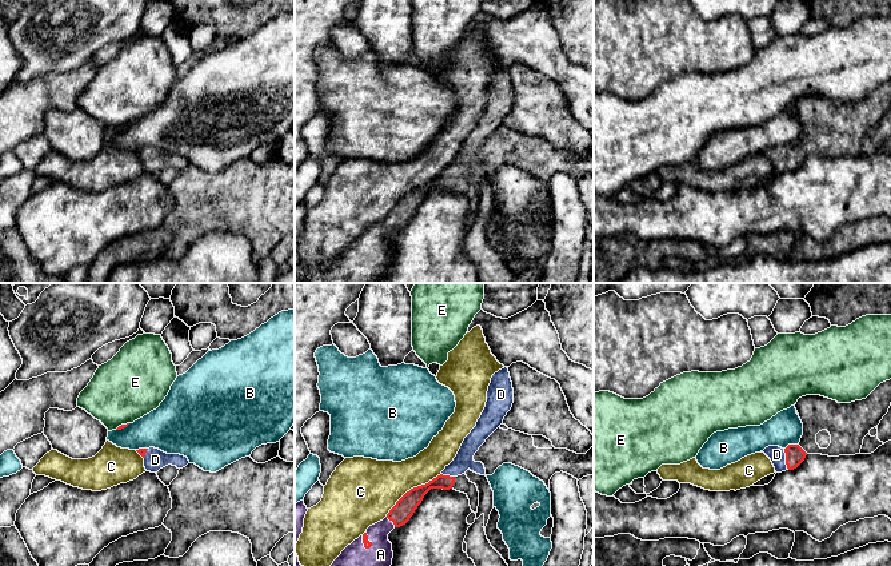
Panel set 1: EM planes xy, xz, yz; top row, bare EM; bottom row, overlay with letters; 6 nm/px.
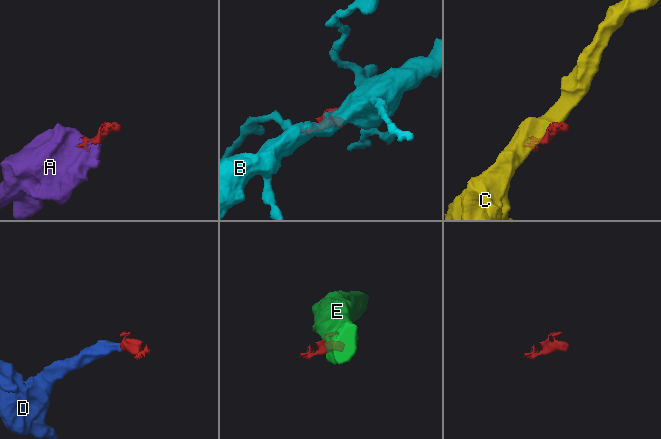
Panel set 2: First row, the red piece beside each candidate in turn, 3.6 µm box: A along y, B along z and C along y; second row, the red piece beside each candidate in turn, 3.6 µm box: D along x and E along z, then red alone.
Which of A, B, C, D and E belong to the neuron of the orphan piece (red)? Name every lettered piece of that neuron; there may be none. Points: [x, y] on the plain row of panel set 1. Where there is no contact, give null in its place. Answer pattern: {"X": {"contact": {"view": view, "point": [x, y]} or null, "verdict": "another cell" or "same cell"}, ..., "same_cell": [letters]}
{"A": {"contact": {"view": "xz", "point": [391, 220]}, "verdict": "same cell"}, "B": {"contact": {"view": "yz", "point": [791, 146]}, "verdict": "another cell"}, "C": {"contact": {"view": "xz", "point": [411, 190]}, "verdict": "another cell"}, "D": {"contact": {"view": "yz", "point": [786, 159]}, "verdict": "same cell"}, "E": {"contact": {"view": "xy", "point": [122, 126]}, "verdict": "another cell"}, "same_cell": ["A", "D"]}

